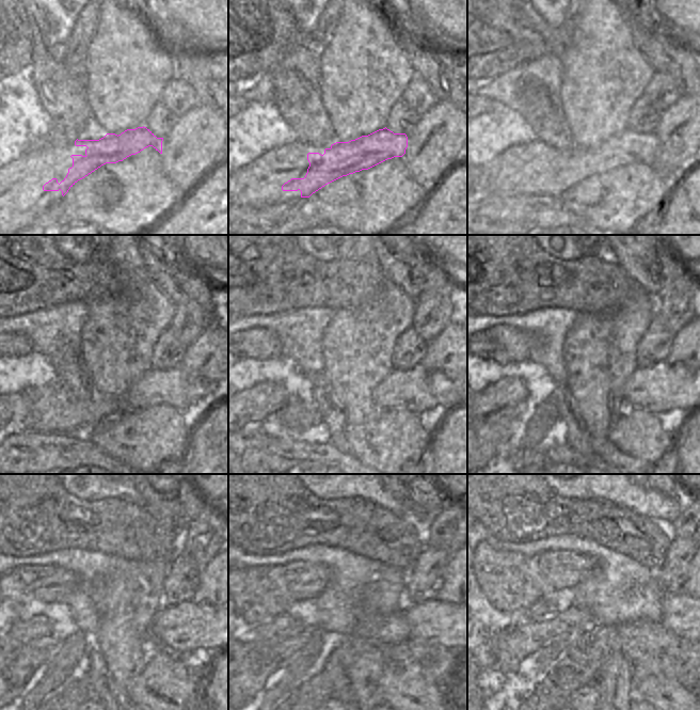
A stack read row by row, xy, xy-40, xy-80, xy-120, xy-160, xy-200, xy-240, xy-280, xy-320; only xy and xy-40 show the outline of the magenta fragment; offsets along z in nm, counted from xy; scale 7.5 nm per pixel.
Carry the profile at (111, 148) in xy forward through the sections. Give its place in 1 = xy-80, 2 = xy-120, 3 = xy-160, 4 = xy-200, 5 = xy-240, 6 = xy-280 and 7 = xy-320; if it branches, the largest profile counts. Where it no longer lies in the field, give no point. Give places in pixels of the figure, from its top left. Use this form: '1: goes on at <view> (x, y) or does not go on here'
1: goes on at xy-80 (625, 147)
2: goes on at xy-120 (155, 387)
3: goes on at xy-160 (415, 389)
4: goes on at xy-200 (663, 387)
5: goes on at xy-240 (186, 626)
6: goes on at xy-280 (432, 621)
7: goes on at xy-320 (682, 616)

